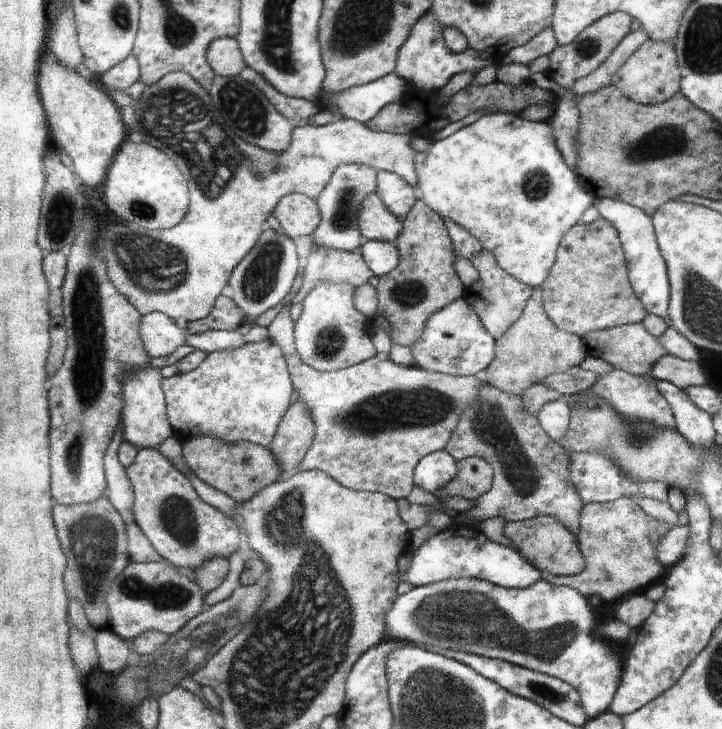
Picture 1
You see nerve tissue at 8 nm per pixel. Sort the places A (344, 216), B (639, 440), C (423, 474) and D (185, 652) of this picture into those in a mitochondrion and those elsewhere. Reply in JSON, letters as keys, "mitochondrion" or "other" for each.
{"A":"mitochondrion","B":"mitochondrion","C":"other","D":"mitochondrion"}

